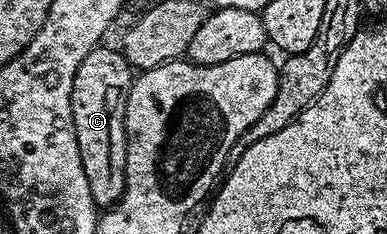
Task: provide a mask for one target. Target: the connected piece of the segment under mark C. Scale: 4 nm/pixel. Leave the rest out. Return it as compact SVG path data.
M105 47L93 48L91 54L79 62L79 70L75 70L71 86L71 114L75 122L75 138L79 142L79 158L83 162L83 174L87 174L87 186L91 186L91 198L101 210L113 207L125 189L125 98L135 79L134 69L129 67L125 55L116 47Z

